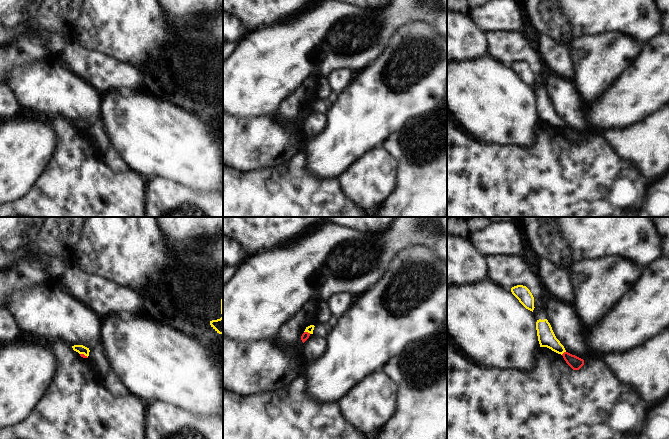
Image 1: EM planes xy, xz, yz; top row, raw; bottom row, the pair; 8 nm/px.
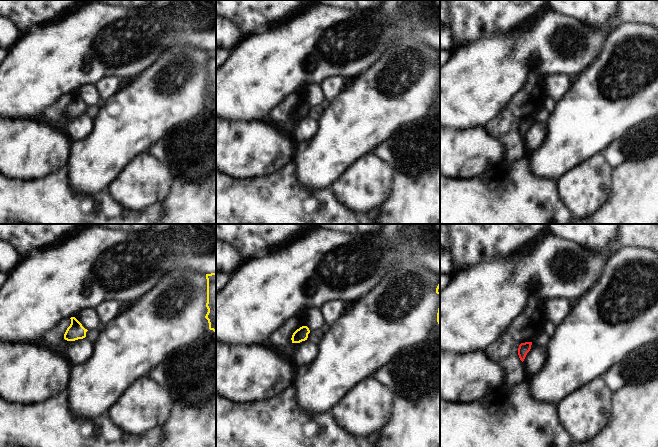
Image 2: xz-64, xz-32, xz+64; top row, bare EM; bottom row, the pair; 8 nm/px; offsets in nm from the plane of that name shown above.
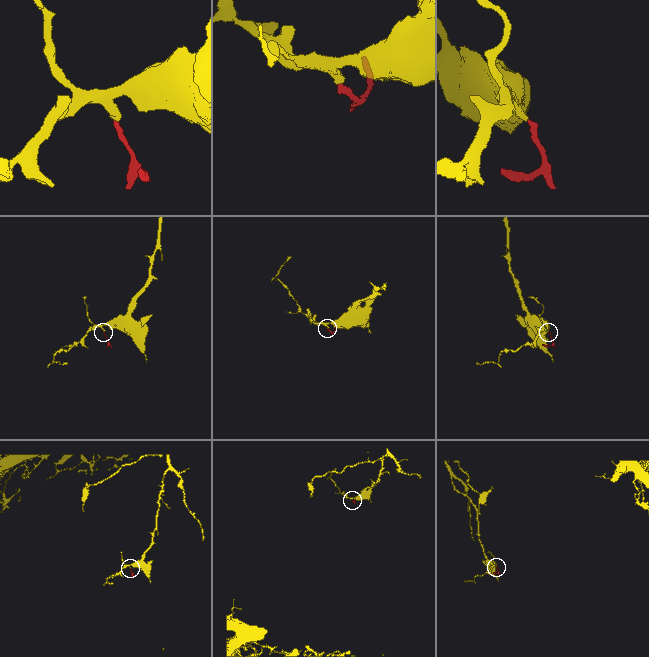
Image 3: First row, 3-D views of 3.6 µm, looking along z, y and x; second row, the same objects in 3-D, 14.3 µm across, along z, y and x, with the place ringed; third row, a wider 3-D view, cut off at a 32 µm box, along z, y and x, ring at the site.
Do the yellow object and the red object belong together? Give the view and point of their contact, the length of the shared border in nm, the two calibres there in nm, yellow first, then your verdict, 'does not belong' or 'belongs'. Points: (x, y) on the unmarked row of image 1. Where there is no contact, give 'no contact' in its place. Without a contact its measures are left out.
xz (307, 107) | 60 nm | 60/60 nm | does not belong

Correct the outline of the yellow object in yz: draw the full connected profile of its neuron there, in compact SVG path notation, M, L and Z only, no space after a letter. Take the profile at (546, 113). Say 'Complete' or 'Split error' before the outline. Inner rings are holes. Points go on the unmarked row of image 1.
Complete. M547 95L537 96L536 106L540 123L547 123L561 131L566 128L564 122L556 114L552 103Z

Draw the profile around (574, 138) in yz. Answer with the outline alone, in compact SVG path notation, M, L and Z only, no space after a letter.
M568 128L562 130L566 139L573 145L579 146L584 141L584 136Z

